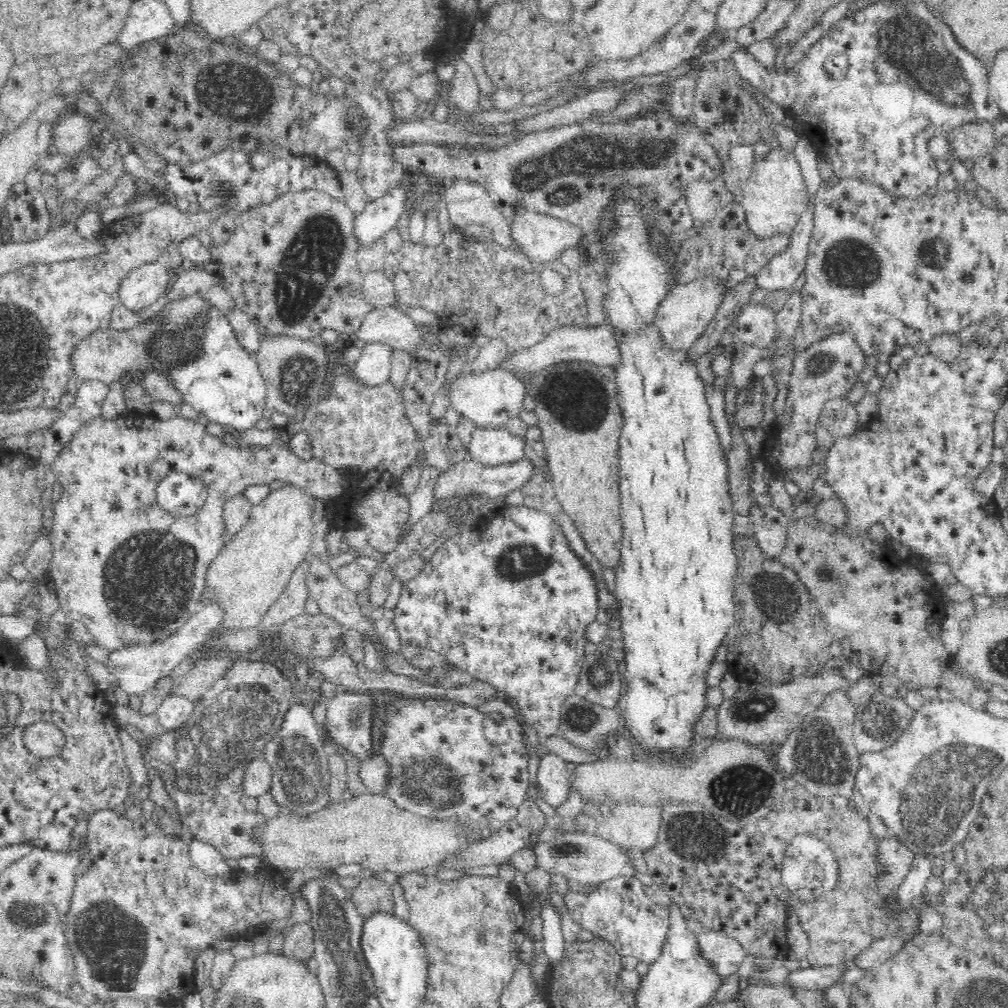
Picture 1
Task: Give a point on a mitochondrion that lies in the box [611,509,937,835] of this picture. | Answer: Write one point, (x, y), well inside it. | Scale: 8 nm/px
(820, 755)

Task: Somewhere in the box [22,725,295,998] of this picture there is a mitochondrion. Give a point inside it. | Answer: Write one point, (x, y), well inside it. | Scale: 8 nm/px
(114, 944)

